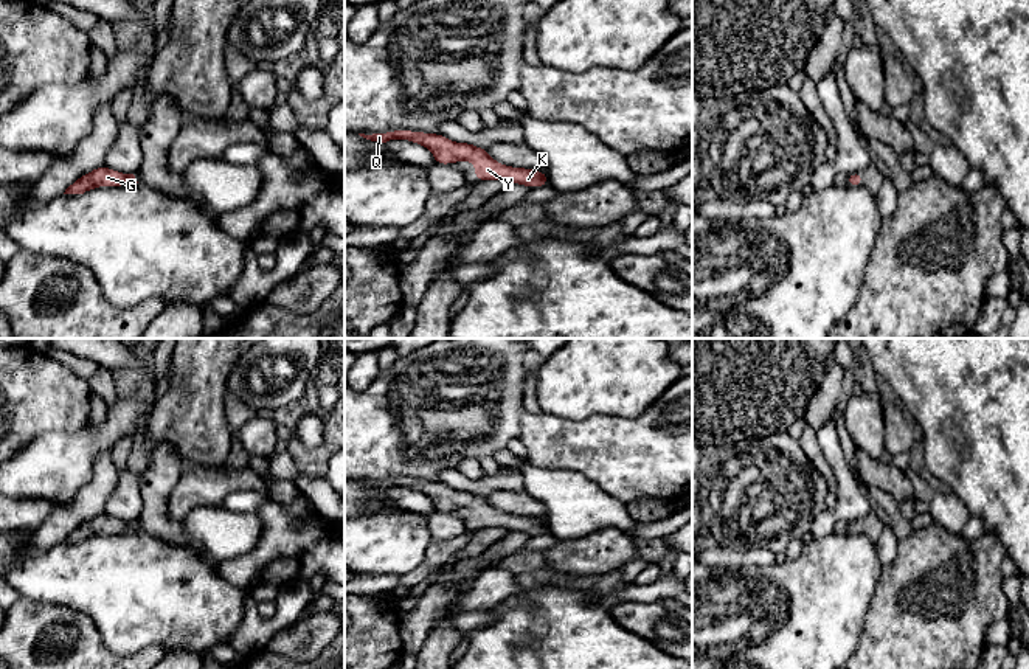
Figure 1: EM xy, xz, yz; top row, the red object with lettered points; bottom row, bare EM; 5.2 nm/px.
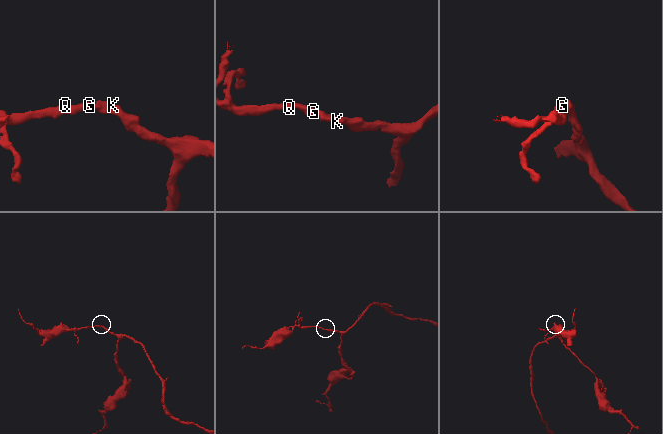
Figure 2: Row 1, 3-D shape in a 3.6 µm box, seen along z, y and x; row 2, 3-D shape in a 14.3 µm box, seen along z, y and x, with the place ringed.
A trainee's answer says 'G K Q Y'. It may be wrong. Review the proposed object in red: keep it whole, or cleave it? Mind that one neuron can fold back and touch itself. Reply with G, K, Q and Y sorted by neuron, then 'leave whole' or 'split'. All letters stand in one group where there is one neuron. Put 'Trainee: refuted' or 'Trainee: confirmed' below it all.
groups G K Q Y; leave whole
Trainee: confirmed

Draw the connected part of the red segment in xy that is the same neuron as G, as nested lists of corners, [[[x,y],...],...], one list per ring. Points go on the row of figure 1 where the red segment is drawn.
[[[102,165],[73,182],[64,194],[84,194],[99,186],[127,186],[135,183],[138,182],[133,174],[123,174]]]

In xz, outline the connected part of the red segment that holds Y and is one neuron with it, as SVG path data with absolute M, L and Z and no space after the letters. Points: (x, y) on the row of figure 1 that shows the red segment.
M407 129L388 130L382 133L360 137L386 143L390 140L408 140L421 144L433 152L436 165L450 165L461 160L475 163L475 182L481 180L504 180L511 183L520 183L528 188L539 188L549 185L545 171L534 171L526 168L512 168L501 165L489 157L487 149L476 147L472 143L455 143L441 133L425 133Z

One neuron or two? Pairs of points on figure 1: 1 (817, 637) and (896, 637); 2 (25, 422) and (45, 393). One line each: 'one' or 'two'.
1: two
2: one

